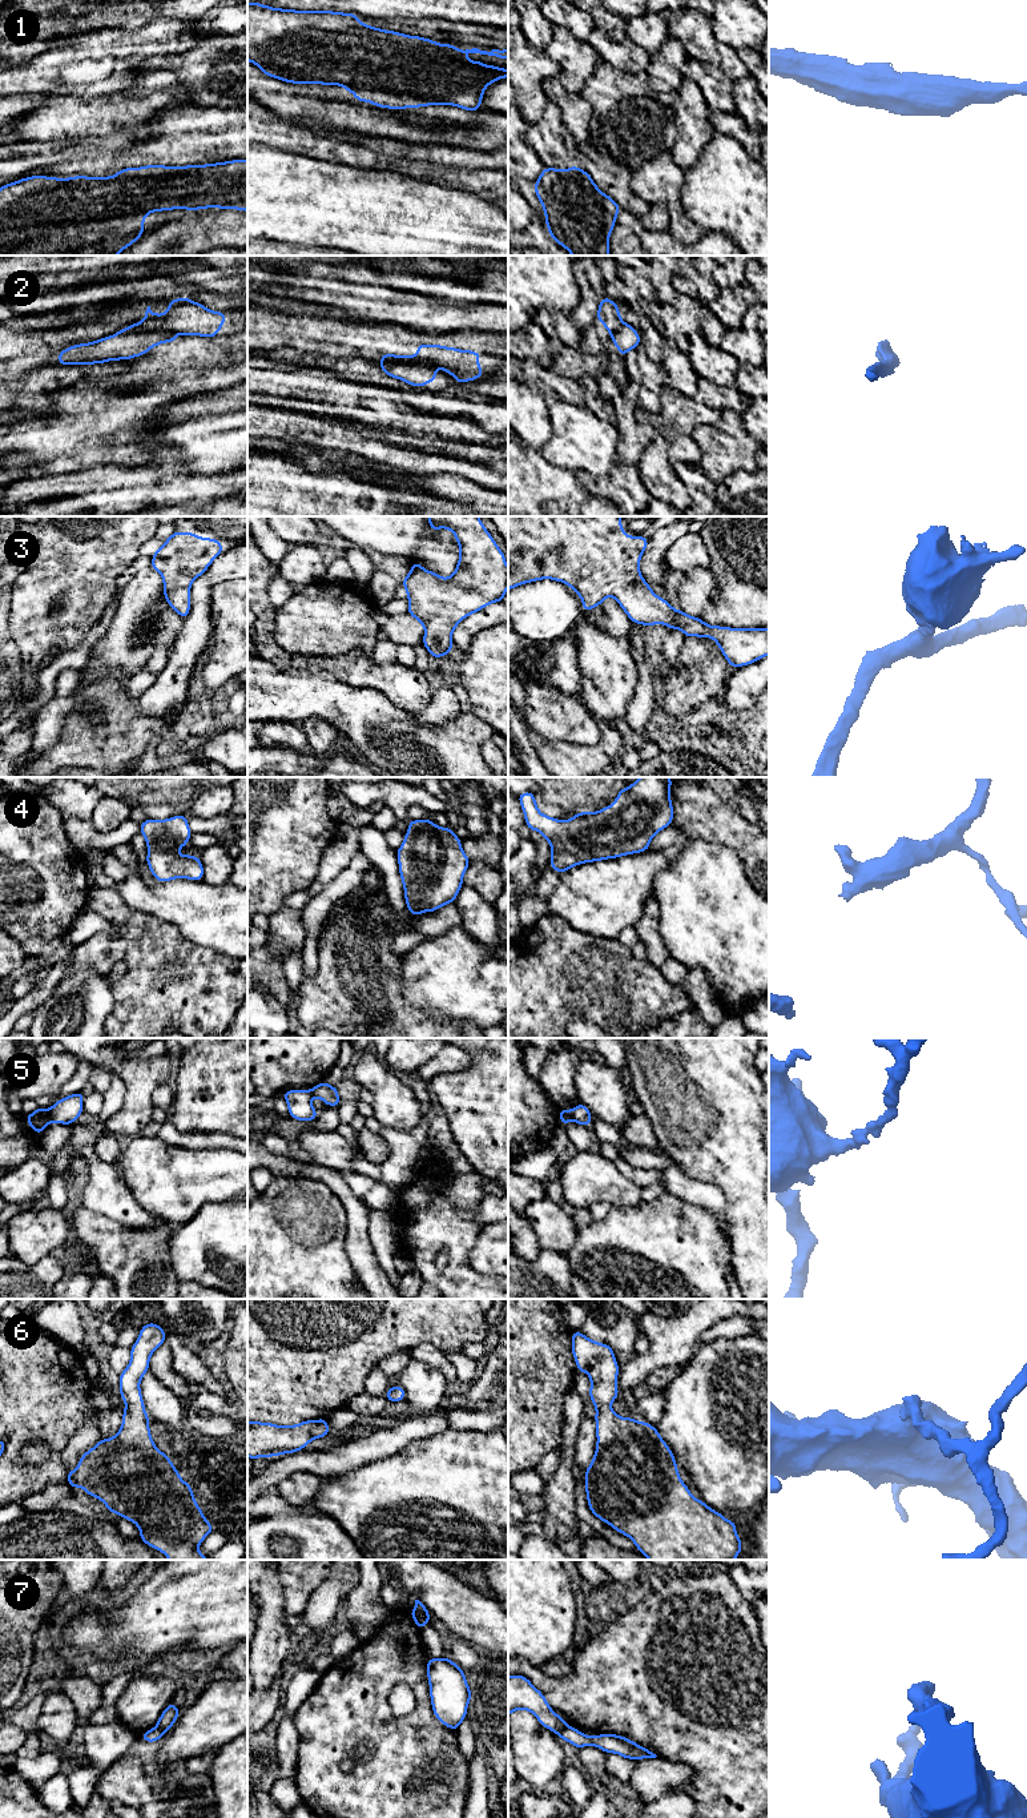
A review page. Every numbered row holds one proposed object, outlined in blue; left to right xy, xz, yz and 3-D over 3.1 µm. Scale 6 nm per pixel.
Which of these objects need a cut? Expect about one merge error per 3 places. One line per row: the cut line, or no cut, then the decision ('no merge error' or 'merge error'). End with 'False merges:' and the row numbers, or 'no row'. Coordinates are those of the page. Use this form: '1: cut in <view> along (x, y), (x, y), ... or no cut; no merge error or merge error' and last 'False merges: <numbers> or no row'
1: no cut; no merge error
2: cut in xz along (381, 361), (417, 361), (435, 366); merge error
3: no cut; no merge error
4: no cut; no merge error
5: cut in xy along (48, 1110), (51, 1119); merge error
6: no cut; no merge error
7: cut in xz along (414, 1609), (427, 1623); merge error
False merges: 2, 5, 7

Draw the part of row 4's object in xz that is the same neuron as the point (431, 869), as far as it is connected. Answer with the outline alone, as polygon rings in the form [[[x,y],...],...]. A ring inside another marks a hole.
[[[430,818],[408,821],[396,857],[411,914],[435,912],[455,901],[470,865],[460,841],[454,829],[436,826]]]

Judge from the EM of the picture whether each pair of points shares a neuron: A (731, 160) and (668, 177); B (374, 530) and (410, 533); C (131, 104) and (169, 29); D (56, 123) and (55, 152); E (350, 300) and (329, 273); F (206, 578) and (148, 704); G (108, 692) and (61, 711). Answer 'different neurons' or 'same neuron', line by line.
A: different neurons
B: same neuron
C: different neurons
D: different neurons
E: different neurons
F: same neuron
G: different neurons

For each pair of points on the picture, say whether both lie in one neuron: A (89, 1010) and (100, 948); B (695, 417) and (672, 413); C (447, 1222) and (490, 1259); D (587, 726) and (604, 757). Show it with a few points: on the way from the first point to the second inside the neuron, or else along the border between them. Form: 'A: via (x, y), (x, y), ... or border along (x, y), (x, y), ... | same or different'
A: border along (65, 974), (93, 969), (107, 978), (113, 1000) | different
B: via (689, 414), (677, 413) | same
C: border along (479, 1230), (468, 1254), (468, 1265), (486, 1275) | different
D: border along (601, 727), (601, 735), (595, 743), (564, 743) | different

